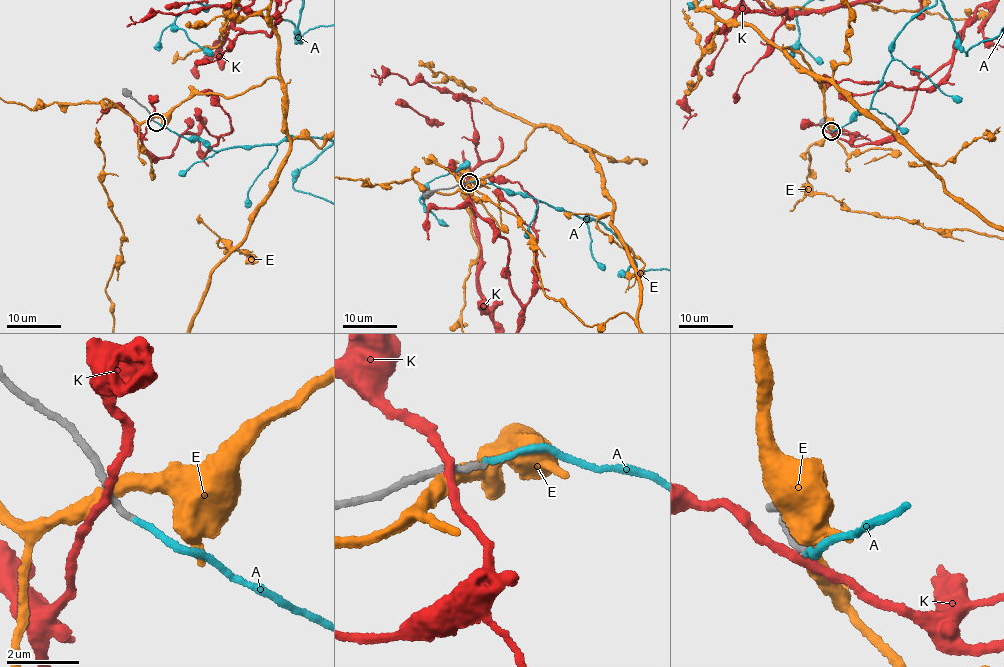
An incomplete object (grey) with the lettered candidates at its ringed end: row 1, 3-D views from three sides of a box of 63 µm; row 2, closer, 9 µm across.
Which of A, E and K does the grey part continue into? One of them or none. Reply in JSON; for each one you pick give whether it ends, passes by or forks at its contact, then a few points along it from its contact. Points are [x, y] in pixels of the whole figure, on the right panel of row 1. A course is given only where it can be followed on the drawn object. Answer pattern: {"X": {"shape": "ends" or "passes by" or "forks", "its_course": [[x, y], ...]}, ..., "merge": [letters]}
{"A": {"shape": "ends"}, "merge": ["A"]}

